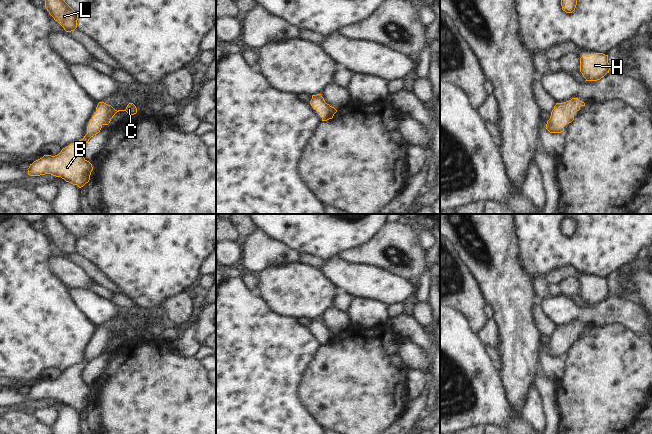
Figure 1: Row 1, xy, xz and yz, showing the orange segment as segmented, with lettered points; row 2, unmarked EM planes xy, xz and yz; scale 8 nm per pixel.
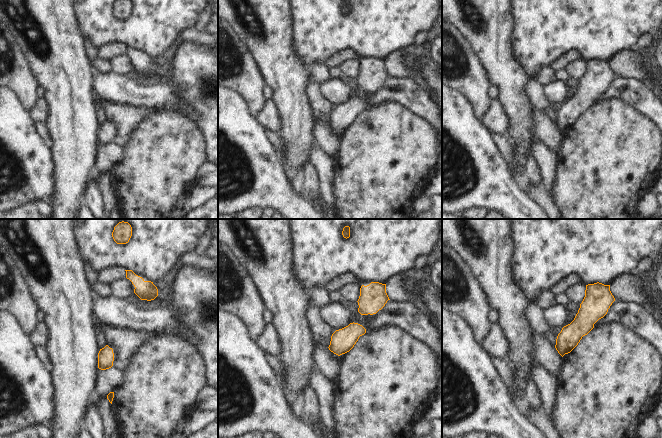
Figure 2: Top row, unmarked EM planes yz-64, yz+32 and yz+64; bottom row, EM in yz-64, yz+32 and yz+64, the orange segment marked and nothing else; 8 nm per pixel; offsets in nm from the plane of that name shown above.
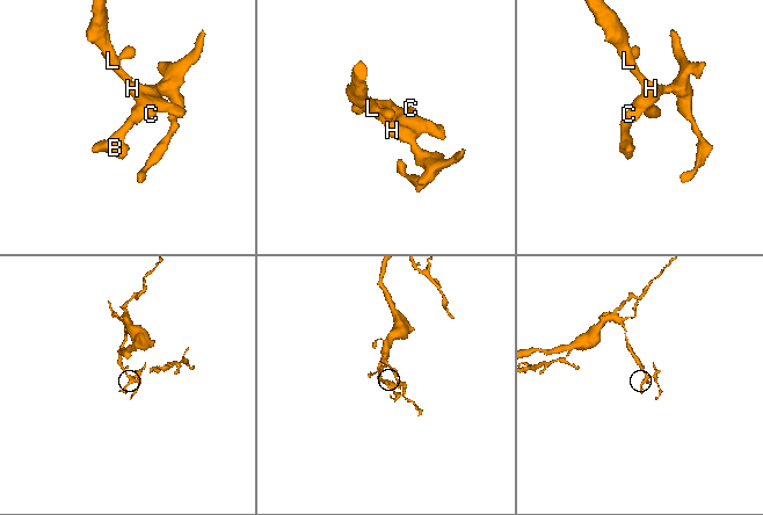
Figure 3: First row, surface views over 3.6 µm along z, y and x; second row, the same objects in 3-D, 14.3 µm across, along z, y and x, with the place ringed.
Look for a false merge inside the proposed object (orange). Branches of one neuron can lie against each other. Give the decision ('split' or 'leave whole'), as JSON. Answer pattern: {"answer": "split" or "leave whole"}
{"answer": "leave whole"}

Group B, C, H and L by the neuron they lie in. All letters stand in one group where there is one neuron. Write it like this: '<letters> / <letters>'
B C H L

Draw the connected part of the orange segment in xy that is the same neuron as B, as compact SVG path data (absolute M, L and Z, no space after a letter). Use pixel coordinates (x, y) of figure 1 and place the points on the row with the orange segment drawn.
M99 102L98 105L97 105L97 107L96 107L96 112L94 113L94 115L92 116L92 118L91 118L90 121L89 121L89 124L88 124L88 126L87 126L87 134L84 136L84 138L81 139L81 140L79 140L79 141L77 141L77 142L71 143L69 146L63 148L63 149L61 150L61 152L60 152L58 155L55 155L55 156L44 155L42 158L40 158L40 159L38 159L38 160L34 161L32 164L30 164L29 168L27 169L27 170L28 170L28 175L30 175L30 176L40 176L40 175L45 175L45 174L51 174L51 175L56 176L56 177L61 177L61 178L64 179L66 182L69 182L69 183L71 183L71 184L73 184L73 185L77 185L79 188L83 187L86 183L89 182L89 180L90 180L90 175L91 175L91 172L92 172L92 170L93 170L92 164L84 158L83 148L84 148L85 144L89 141L89 139L90 139L91 137L93 137L94 135L98 134L98 133L100 132L100 130L101 130L101 128L102 128L103 125L108 125L108 124L110 123L111 119L113 118L113 116L114 116L117 112L119 112L119 111L126 111L126 112L128 113L128 115L134 115L134 114L137 113L137 108L136 108L136 106L135 106L133 103L129 103L129 104L127 105L127 107L126 107L125 110L118 110L118 111L117 111L117 110L115 110L111 105L108 105L108 104L104 103L104 102Z

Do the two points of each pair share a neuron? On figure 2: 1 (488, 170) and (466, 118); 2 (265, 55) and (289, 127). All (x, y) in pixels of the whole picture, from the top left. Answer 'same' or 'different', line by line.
1: same
2: same

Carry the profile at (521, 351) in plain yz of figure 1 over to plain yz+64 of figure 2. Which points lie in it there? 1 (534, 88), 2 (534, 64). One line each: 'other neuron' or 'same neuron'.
1: other neuron
2: other neuron

